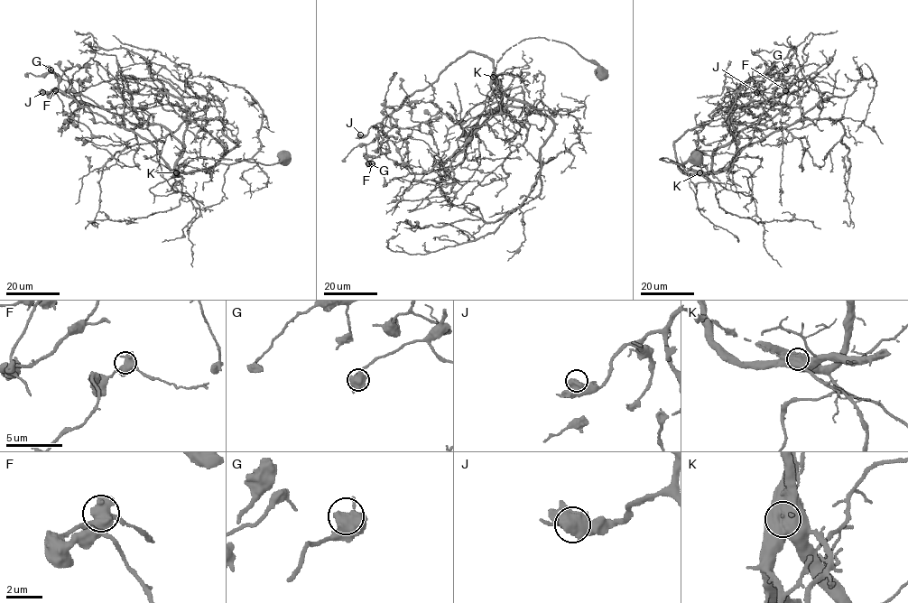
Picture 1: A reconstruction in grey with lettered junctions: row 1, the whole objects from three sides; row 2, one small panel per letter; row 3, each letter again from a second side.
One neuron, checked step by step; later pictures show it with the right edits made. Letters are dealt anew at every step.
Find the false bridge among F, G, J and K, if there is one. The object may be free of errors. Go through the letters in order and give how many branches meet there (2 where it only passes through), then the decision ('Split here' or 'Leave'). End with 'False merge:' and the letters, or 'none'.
F: Branches: 2. Leave
G: Branches: 2. Leave
J: Branches: 1. Leave
K: Branches: 1. Split here
False merge: K

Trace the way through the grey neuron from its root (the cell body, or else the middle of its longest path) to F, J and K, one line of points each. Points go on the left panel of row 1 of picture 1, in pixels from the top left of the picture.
F: (286, 155), (271, 164), (198, 158), (176, 173), (151, 143), (75, 99), (68, 115), (55, 90)
J: (286, 155), (271, 164), (198, 158), (176, 173), (151, 143), (131, 130), (81, 107), (58, 88), (42, 92)
K: (286, 155), (271, 164), (198, 158), (185, 162), (176, 172)

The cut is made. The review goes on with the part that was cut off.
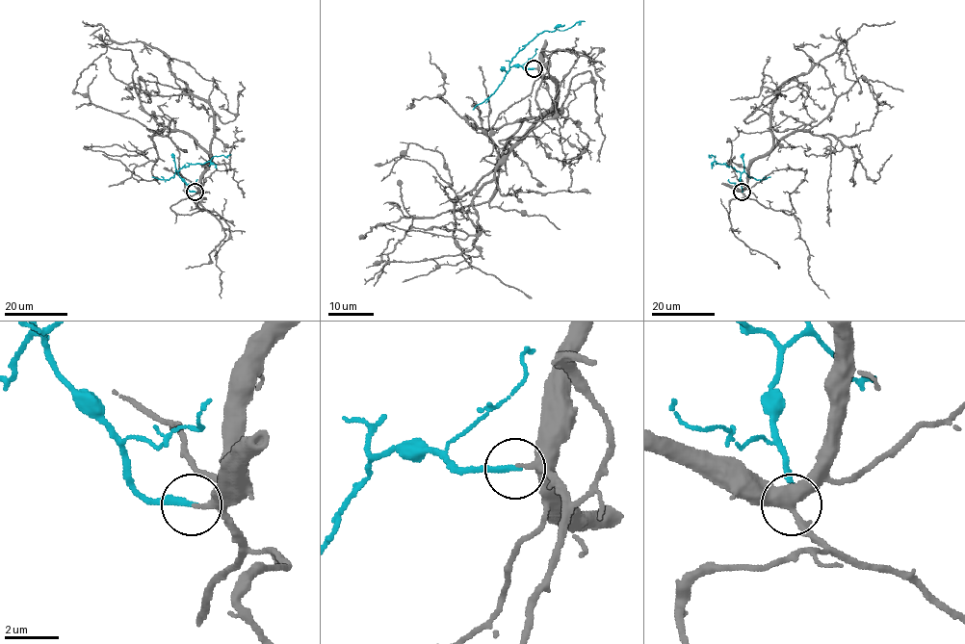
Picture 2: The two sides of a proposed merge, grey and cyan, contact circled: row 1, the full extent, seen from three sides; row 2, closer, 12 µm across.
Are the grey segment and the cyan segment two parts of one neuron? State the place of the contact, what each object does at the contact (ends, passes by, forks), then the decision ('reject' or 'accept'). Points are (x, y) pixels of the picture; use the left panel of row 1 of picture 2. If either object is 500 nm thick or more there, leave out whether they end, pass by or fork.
(195, 192) | grey ends | cyan ends | accept

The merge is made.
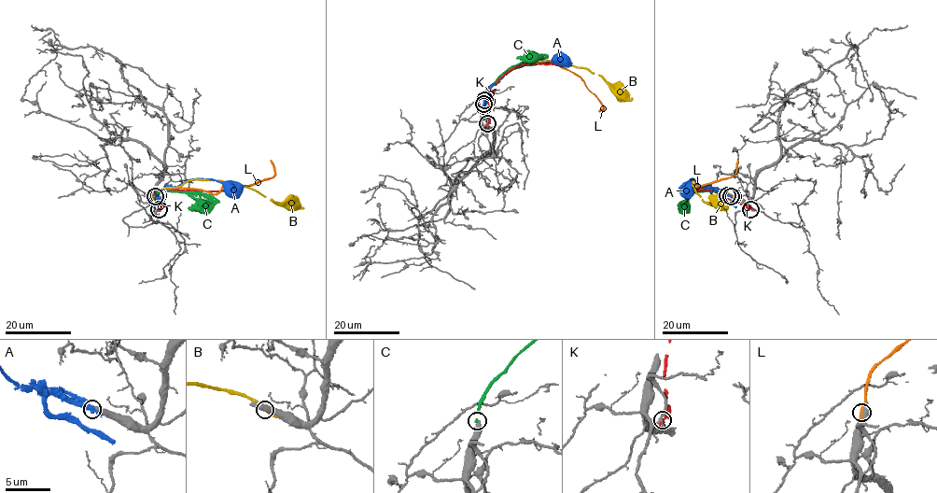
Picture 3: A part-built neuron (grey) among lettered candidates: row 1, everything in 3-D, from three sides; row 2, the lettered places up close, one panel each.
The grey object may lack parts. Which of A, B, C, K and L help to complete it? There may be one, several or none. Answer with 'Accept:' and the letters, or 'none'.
Accept: A

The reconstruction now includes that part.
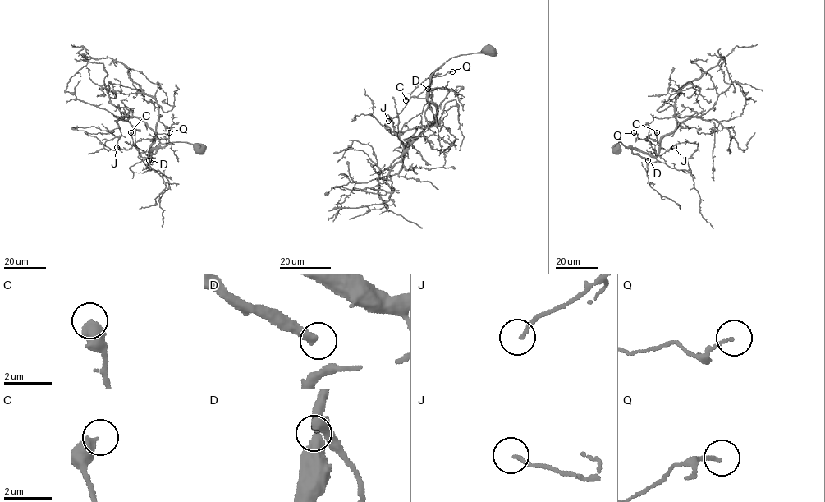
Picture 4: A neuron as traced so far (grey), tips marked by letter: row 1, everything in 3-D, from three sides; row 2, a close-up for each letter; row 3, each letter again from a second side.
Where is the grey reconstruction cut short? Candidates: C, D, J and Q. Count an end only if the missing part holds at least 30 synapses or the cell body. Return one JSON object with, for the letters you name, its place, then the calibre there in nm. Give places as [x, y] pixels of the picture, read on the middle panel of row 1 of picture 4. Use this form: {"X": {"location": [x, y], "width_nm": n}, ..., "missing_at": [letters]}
{"D": {"location": [428, 89], "width_nm": 360}, "missing_at": ["D"]}

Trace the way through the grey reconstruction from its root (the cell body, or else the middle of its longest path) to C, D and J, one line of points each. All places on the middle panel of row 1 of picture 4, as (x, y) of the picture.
C: (489, 48), (485, 47), (480, 52), (451, 57), (434, 72), (428, 94), (424, 98), (411, 97), (405, 100)
D: (489, 48), (485, 47), (480, 52), (451, 57), (434, 71), (428, 89)
J: (489, 48), (485, 47), (480, 52), (449, 58), (434, 72), (428, 94), (424, 98), (410, 97), (388, 121)

